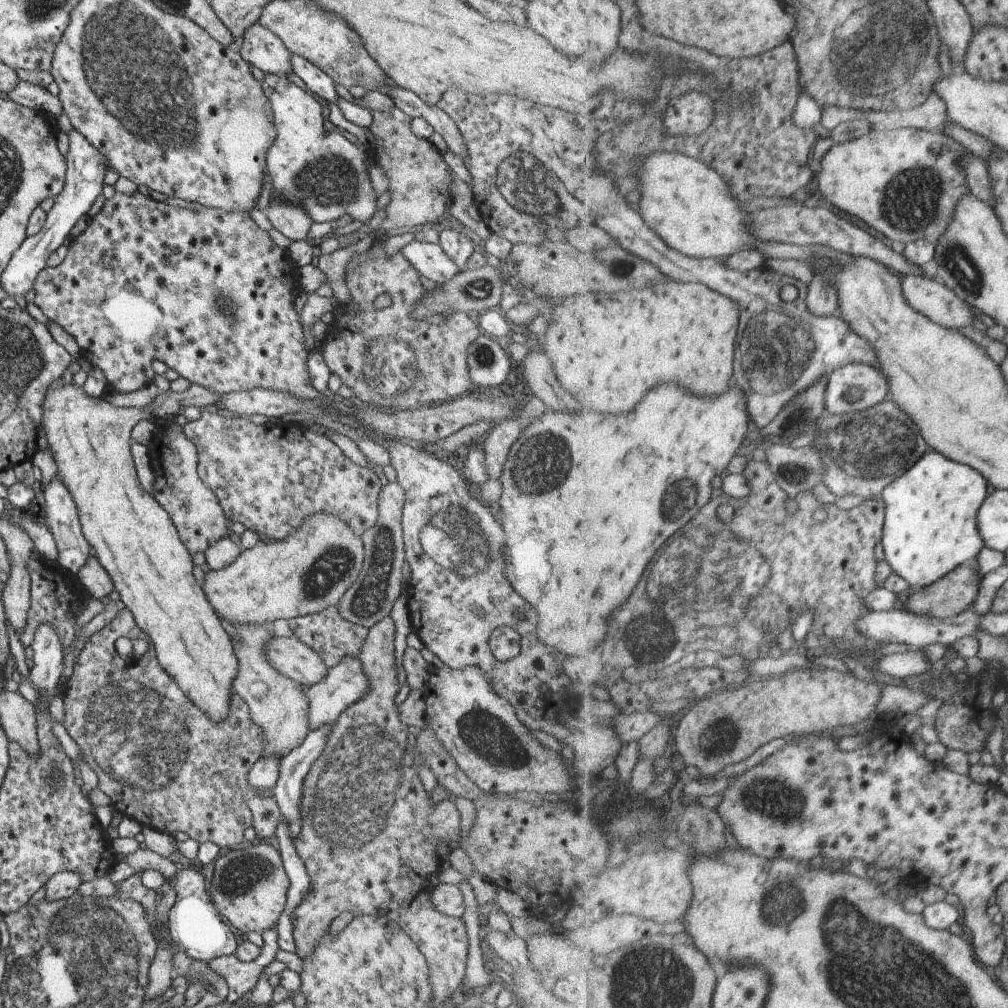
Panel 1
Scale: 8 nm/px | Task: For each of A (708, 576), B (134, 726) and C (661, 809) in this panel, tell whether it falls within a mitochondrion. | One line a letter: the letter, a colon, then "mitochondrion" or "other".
A: mitochondrion
B: mitochondrion
C: other

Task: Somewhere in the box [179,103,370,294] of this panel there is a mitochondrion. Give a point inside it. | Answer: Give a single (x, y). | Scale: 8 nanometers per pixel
(328, 181)

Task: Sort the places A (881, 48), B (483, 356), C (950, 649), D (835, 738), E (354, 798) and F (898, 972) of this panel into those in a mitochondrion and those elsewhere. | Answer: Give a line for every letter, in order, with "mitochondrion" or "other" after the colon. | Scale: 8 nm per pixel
A: mitochondrion
B: mitochondrion
C: other
D: other
E: mitochondrion
F: mitochondrion

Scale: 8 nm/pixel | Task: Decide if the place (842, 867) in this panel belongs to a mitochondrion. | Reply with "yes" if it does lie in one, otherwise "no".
no

